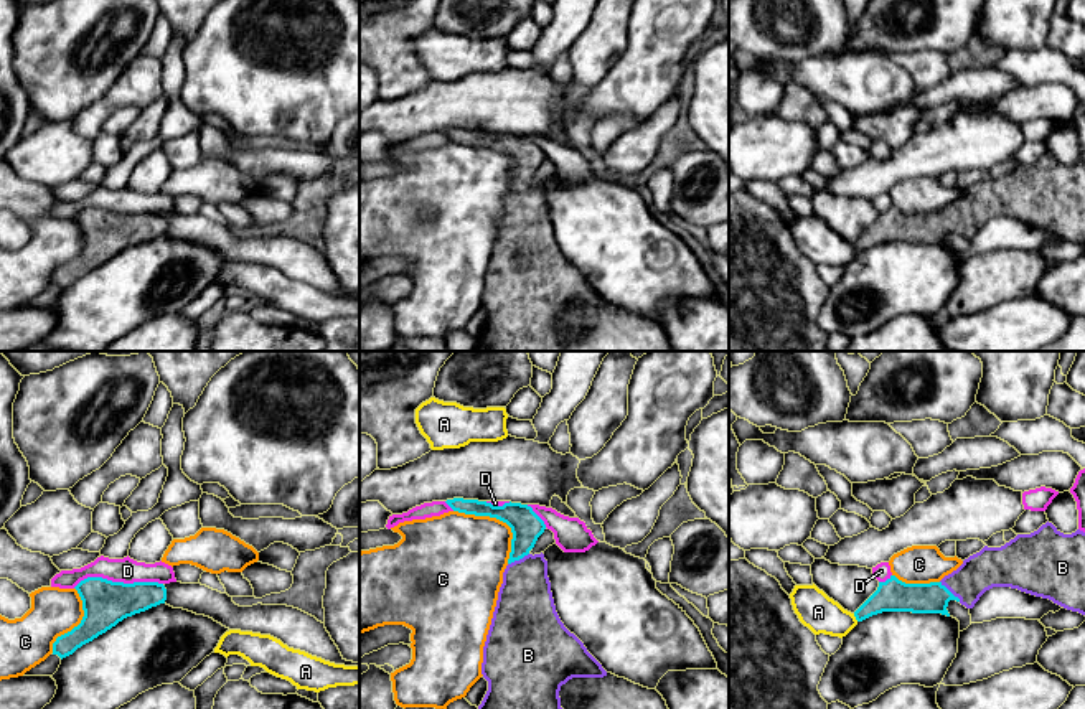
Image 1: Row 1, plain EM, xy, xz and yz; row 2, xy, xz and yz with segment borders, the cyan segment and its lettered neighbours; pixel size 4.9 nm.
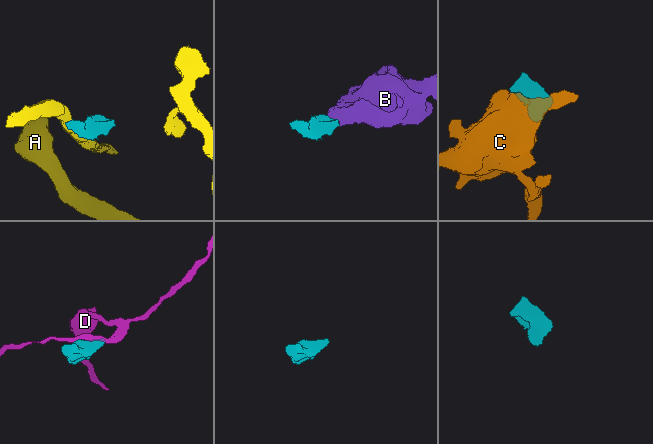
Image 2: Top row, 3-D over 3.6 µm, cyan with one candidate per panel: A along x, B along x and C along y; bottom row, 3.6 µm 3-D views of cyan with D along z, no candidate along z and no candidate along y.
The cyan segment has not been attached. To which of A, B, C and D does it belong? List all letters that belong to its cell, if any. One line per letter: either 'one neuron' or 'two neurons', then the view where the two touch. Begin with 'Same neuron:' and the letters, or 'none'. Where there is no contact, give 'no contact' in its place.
Same neuron: B
A: two neurons | yz
B: one neuron | yz
C: two neurons | xz
D: two neurons | xy

